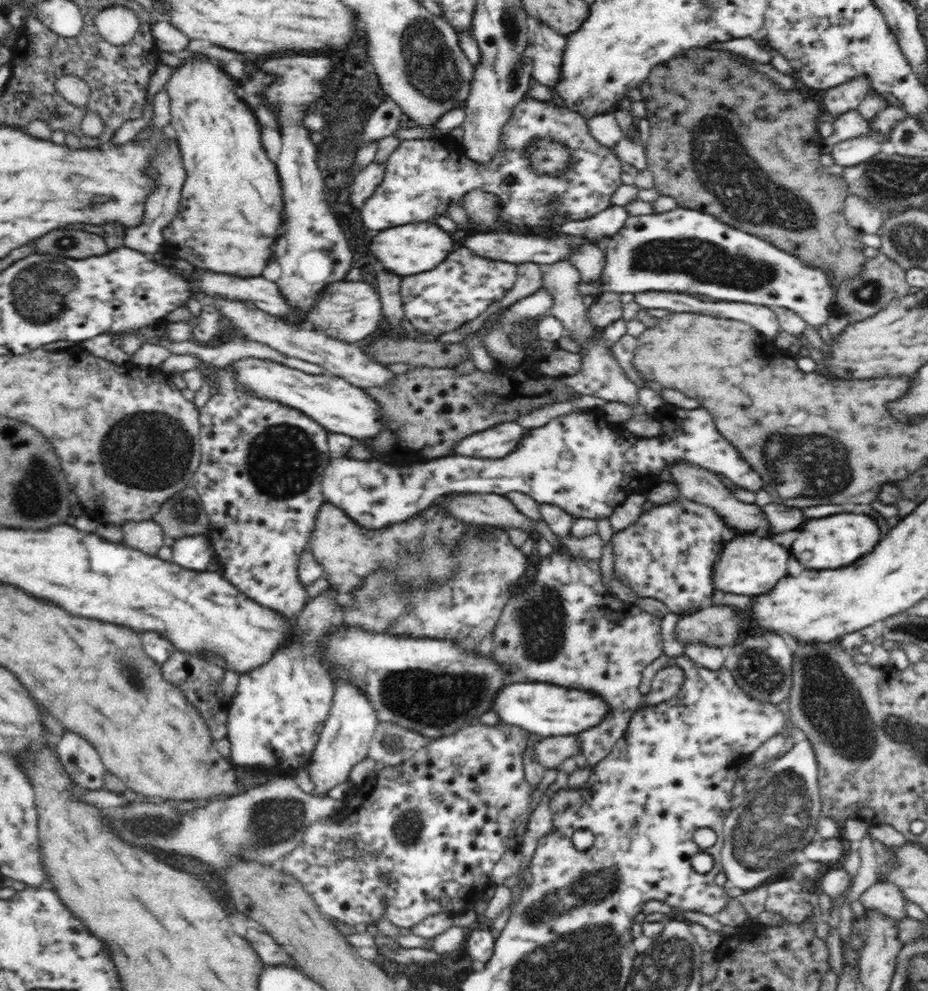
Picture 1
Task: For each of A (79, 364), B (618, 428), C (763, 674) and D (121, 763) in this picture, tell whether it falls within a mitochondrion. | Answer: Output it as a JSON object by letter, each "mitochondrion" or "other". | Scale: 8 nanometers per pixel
{"A":"other","B":"other","C":"mitochondrion","D":"other"}

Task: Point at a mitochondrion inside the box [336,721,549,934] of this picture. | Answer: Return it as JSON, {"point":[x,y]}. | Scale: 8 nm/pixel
{"point":[408,832]}

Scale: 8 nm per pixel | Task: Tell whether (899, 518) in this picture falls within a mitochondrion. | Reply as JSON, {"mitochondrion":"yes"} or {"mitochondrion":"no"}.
{"mitochondrion":"no"}

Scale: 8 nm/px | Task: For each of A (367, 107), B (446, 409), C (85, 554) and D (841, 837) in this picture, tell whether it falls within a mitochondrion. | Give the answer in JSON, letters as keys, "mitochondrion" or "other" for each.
{"A":"other","B":"other","C":"other","D":"other"}

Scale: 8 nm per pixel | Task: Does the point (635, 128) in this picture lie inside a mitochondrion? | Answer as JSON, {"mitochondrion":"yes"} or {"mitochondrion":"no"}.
{"mitochondrion":"no"}

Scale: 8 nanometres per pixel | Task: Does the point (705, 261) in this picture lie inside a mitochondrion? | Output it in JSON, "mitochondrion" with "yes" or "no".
{"mitochondrion":"yes"}

